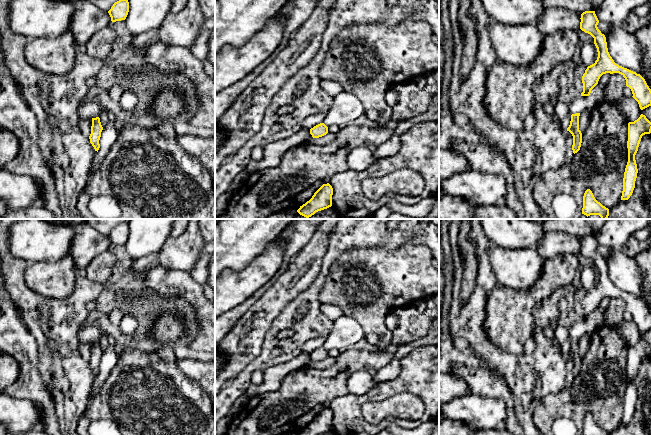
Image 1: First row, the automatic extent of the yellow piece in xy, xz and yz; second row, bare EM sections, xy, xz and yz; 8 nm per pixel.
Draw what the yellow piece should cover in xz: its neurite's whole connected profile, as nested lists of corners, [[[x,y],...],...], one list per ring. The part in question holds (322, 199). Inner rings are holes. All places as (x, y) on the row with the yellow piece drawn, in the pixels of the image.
[[[327,183],[323,184],[312,196],[312,198],[307,201],[305,204],[300,206],[297,212],[309,218],[314,215],[316,212],[327,209],[332,206],[332,195],[333,188]]]

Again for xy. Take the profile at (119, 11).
[[[119,0],[113,4],[111,9],[108,11],[111,21],[121,21],[125,20],[129,12],[129,2],[128,0]]]

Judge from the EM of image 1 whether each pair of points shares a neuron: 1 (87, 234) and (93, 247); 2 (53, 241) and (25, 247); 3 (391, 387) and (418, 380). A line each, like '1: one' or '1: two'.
1: one
2: one
3: one

